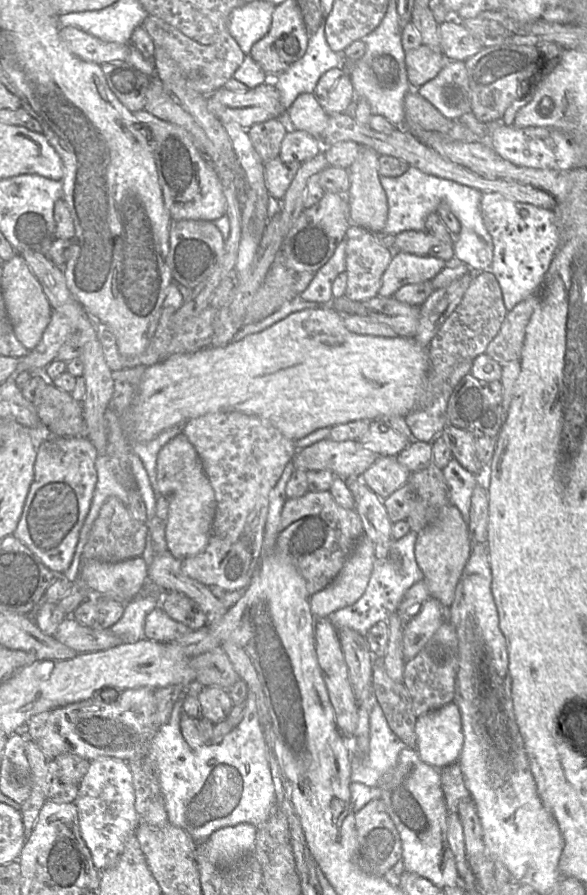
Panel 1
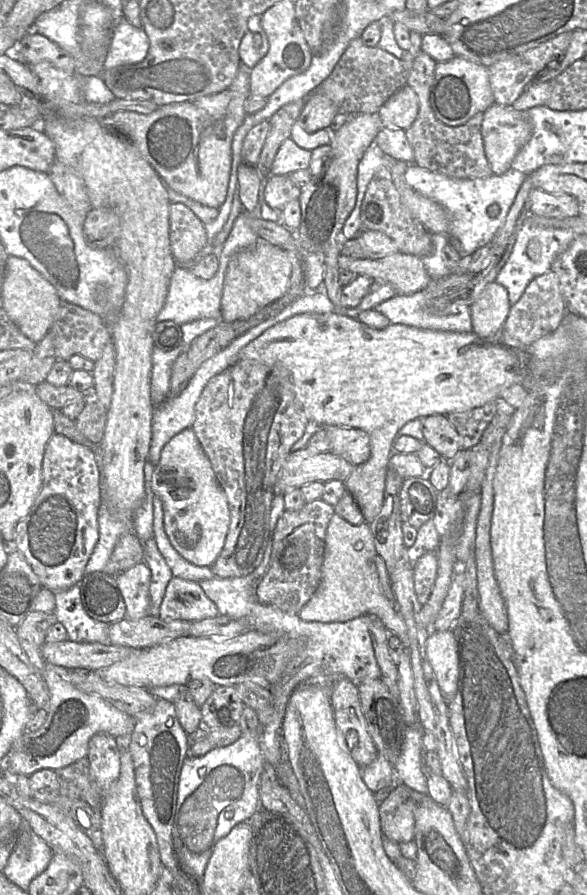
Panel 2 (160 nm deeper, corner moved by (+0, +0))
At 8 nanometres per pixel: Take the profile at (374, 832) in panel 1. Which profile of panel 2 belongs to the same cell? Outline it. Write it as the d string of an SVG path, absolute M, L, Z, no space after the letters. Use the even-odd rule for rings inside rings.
M398 784L379 802L379 817L383 836L401 844L413 839L415 810L428 791L420 793Z

